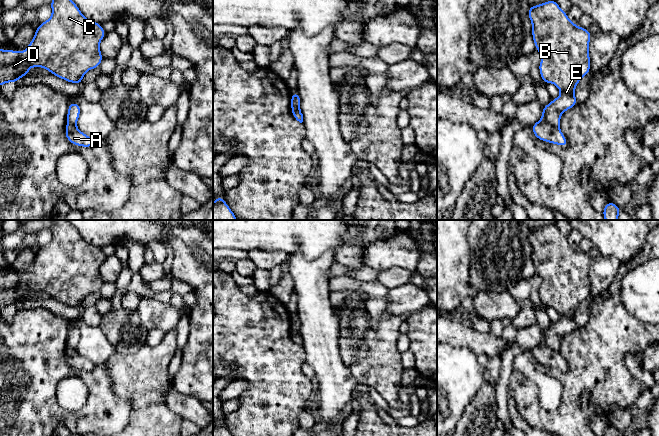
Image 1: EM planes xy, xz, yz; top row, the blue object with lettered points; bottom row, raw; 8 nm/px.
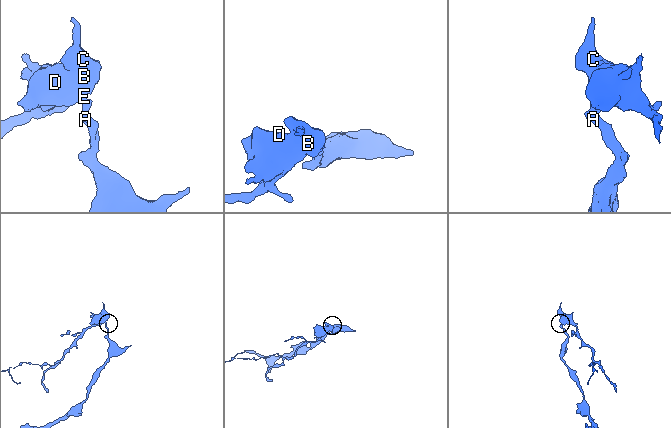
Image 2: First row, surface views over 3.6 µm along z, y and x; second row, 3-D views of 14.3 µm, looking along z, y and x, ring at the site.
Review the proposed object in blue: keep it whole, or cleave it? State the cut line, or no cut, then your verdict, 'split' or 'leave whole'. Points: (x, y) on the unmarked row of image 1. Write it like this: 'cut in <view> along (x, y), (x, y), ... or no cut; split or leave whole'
cut in yz along (542, 341), (558, 351); split

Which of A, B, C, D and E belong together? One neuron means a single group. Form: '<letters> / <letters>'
A / B C D E

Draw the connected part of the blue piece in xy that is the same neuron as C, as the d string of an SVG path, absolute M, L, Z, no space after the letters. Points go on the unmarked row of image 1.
M53 220L50 230L52 240L35 252L35 259L23 276L0 274L0 310L7 306L17 308L21 301L29 300L31 291L45 292L67 306L82 309L85 297L99 292L103 284L99 269L106 259L101 248L87 243L68 220Z

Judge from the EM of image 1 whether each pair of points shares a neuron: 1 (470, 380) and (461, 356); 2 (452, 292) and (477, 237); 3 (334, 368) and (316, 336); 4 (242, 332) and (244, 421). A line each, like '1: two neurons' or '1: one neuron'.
1: one neuron
2: two neurons
3: one neuron
4: one neuron

